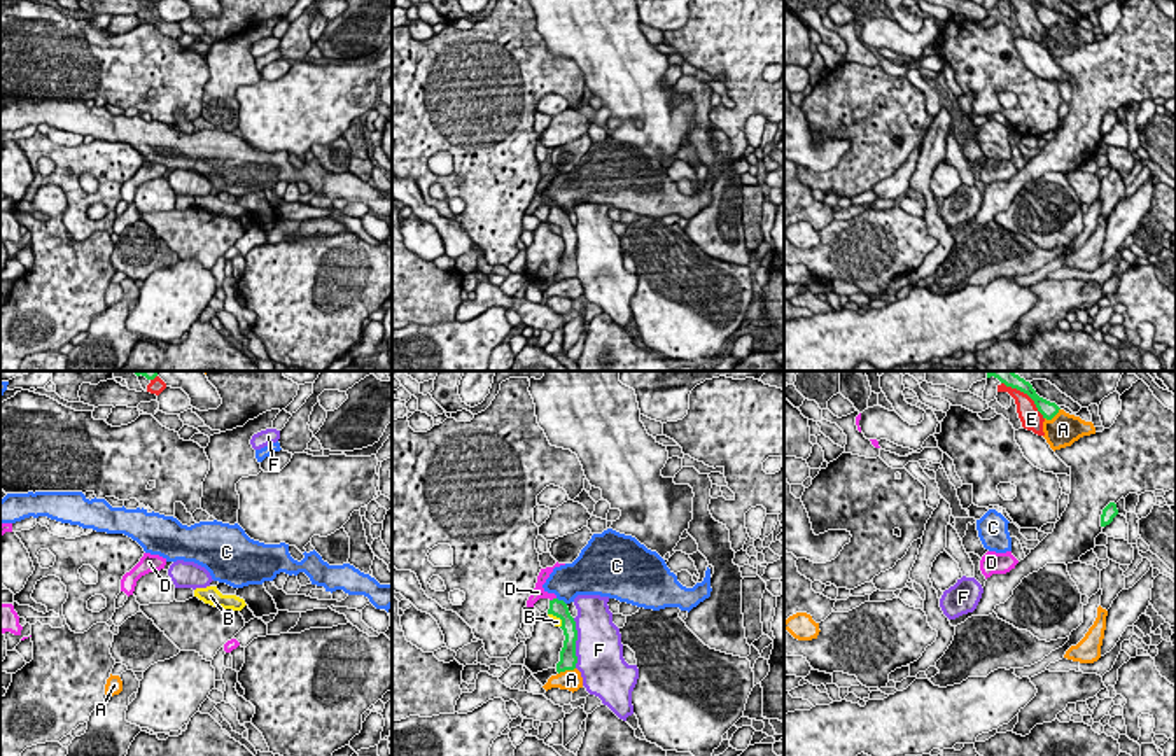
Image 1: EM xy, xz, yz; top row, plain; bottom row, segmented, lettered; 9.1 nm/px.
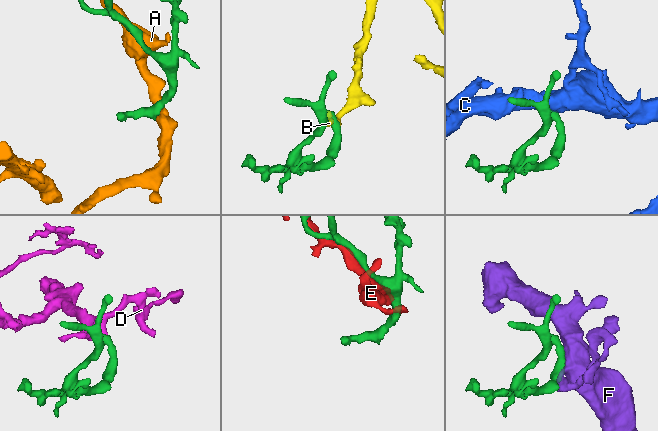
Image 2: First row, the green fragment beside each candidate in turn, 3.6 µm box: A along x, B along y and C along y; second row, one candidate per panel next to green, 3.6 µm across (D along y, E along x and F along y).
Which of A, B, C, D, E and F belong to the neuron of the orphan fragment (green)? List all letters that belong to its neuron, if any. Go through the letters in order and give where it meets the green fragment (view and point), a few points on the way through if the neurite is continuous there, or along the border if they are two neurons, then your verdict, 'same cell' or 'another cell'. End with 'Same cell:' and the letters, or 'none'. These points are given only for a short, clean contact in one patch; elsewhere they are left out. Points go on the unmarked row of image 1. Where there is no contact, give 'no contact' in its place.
A: xz (566, 277) | another cell
B: xz (557, 224) | along xz (548, 221), (555, 223), (562, 233) | another cell
C: xz (562, 209) | along xz (557, 205), (566, 212) | another cell
D: xz (553, 207) | across xz (557, 216), (553, 207), (538, 200) | same cell
E: yz (1035, 11) | another cell
F: xz (574, 251) | another cell
Same cell: D

